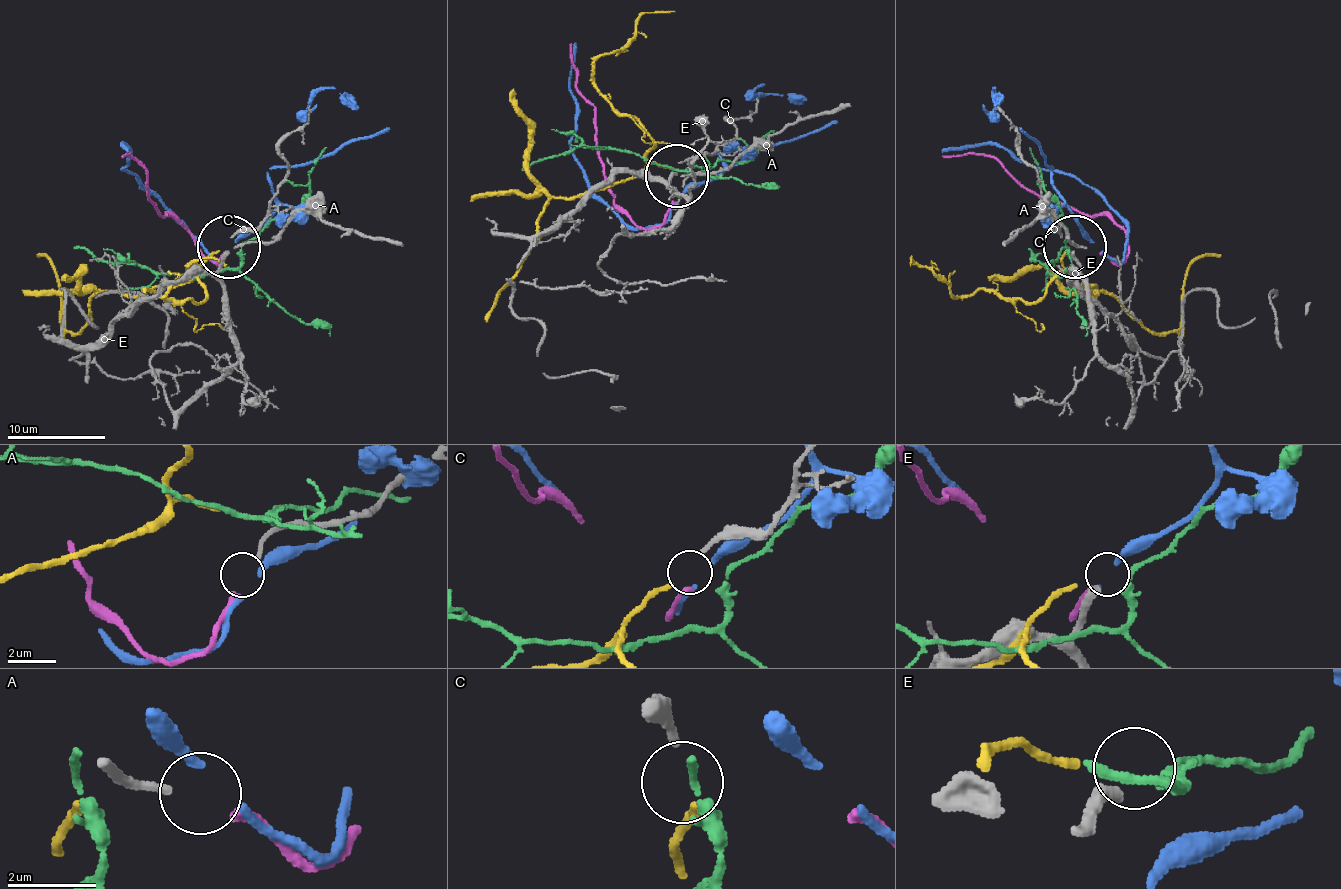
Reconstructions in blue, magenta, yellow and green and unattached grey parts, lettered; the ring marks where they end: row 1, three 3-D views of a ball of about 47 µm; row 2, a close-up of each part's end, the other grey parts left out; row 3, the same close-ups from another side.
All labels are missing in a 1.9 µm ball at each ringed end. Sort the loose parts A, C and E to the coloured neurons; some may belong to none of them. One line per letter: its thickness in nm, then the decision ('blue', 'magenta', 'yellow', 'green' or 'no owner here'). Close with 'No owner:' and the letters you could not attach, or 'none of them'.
A: 170 nm thick; no owner here
C: 170 nm thick; yellow
E: 320 nm thick; green
No owner: A

